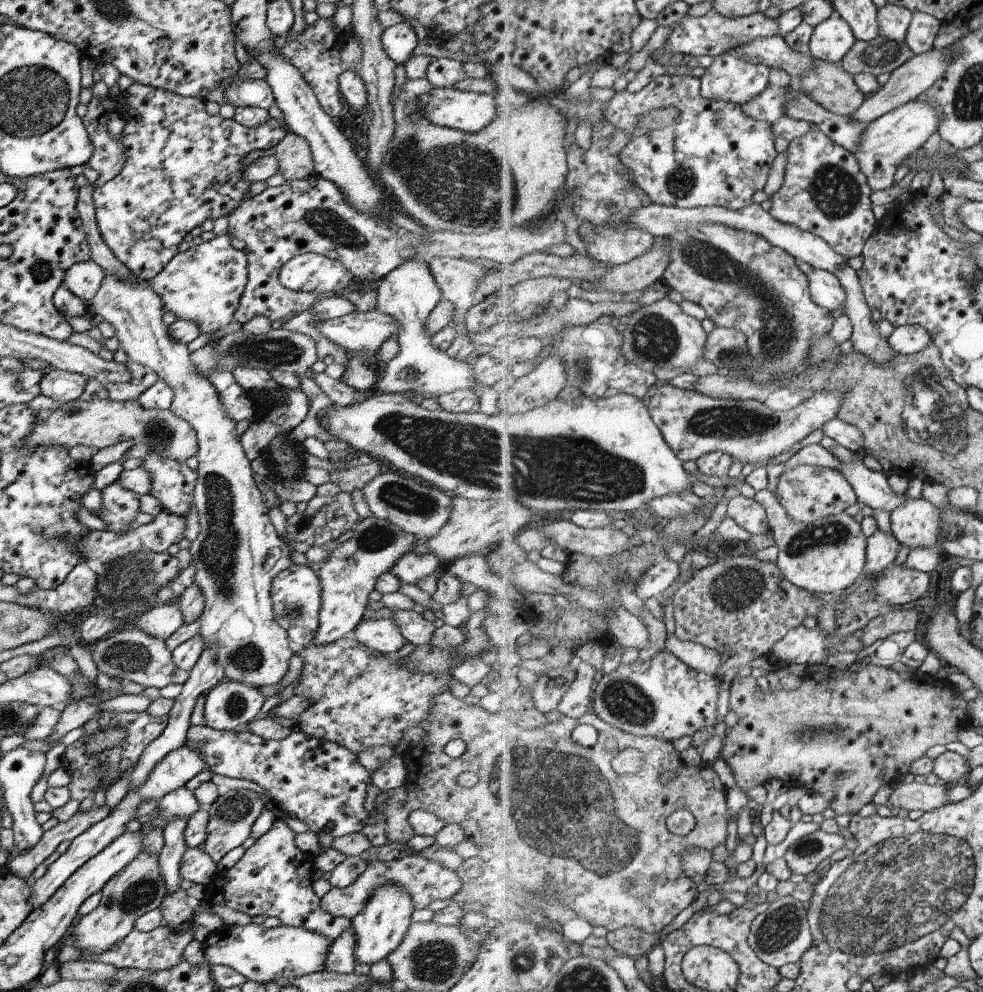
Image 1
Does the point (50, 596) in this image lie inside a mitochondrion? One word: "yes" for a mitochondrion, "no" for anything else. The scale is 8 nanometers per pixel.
no

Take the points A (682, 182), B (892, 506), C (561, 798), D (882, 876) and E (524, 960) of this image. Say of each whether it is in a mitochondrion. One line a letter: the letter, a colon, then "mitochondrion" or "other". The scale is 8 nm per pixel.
A: mitochondrion
B: other
C: mitochondrion
D: mitochondrion
E: mitochondrion

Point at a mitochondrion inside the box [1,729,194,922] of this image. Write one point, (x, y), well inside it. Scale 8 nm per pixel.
(142, 893)

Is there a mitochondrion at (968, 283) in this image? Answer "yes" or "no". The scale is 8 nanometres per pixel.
yes

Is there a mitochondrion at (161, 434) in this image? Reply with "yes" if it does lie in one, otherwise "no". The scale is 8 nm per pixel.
yes

